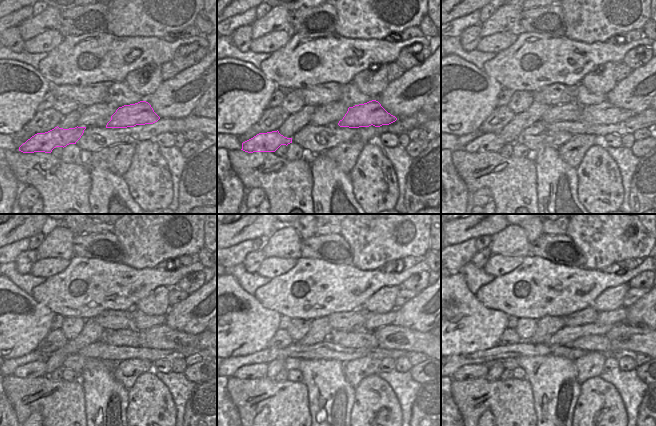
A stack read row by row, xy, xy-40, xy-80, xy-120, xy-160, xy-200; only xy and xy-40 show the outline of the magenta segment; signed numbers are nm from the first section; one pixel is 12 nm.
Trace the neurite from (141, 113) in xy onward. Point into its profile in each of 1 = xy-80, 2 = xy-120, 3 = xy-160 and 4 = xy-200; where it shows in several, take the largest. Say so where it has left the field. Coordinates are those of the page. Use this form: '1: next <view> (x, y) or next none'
1: next xy-80 (606, 113)
2: next xy-120 (161, 336)
3: next xy-160 (391, 336)
4: next xy-200 (624, 338)

